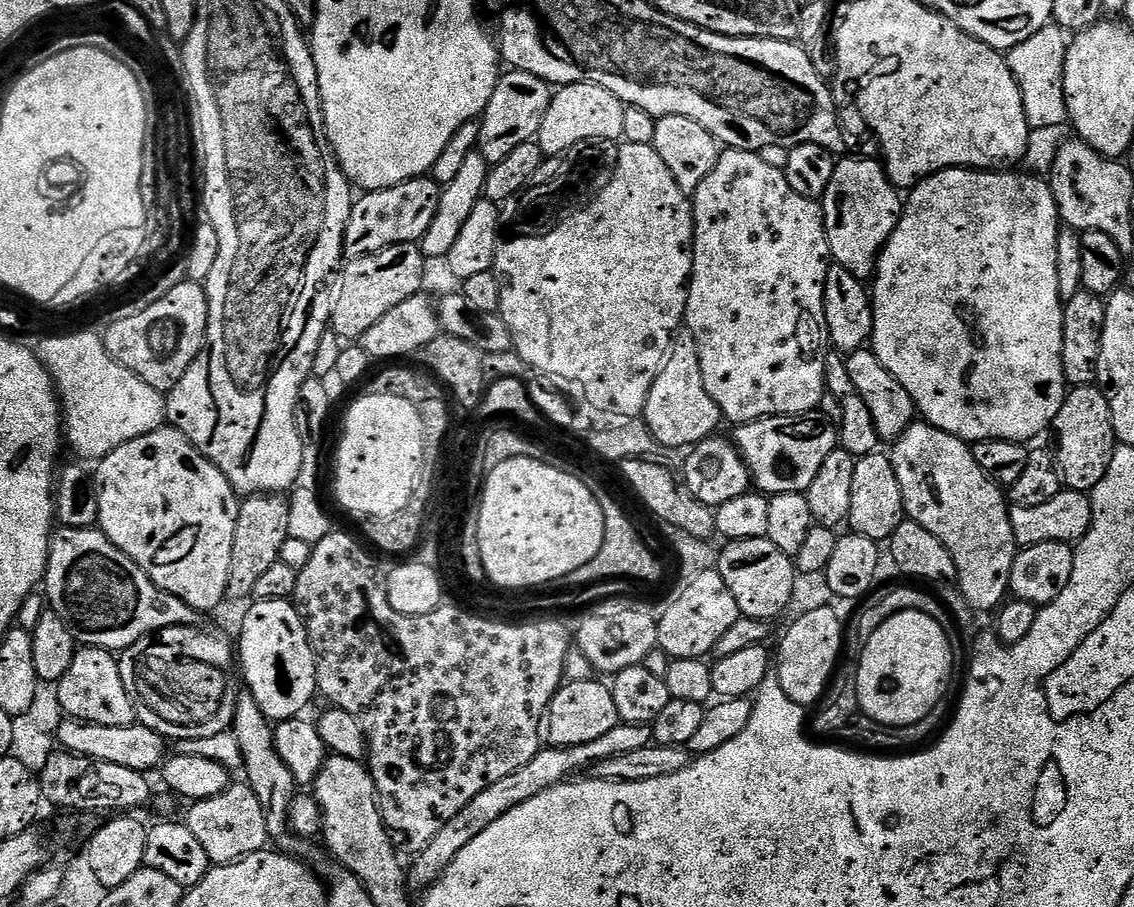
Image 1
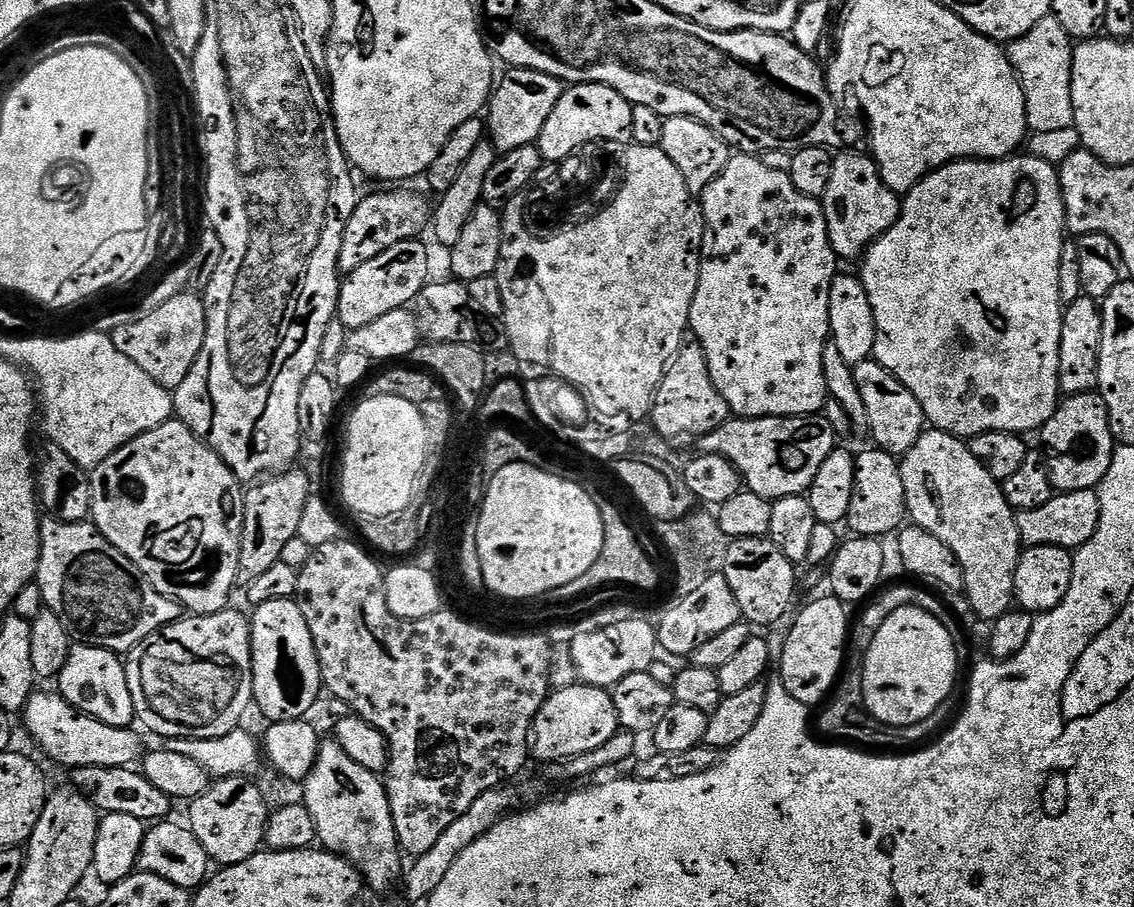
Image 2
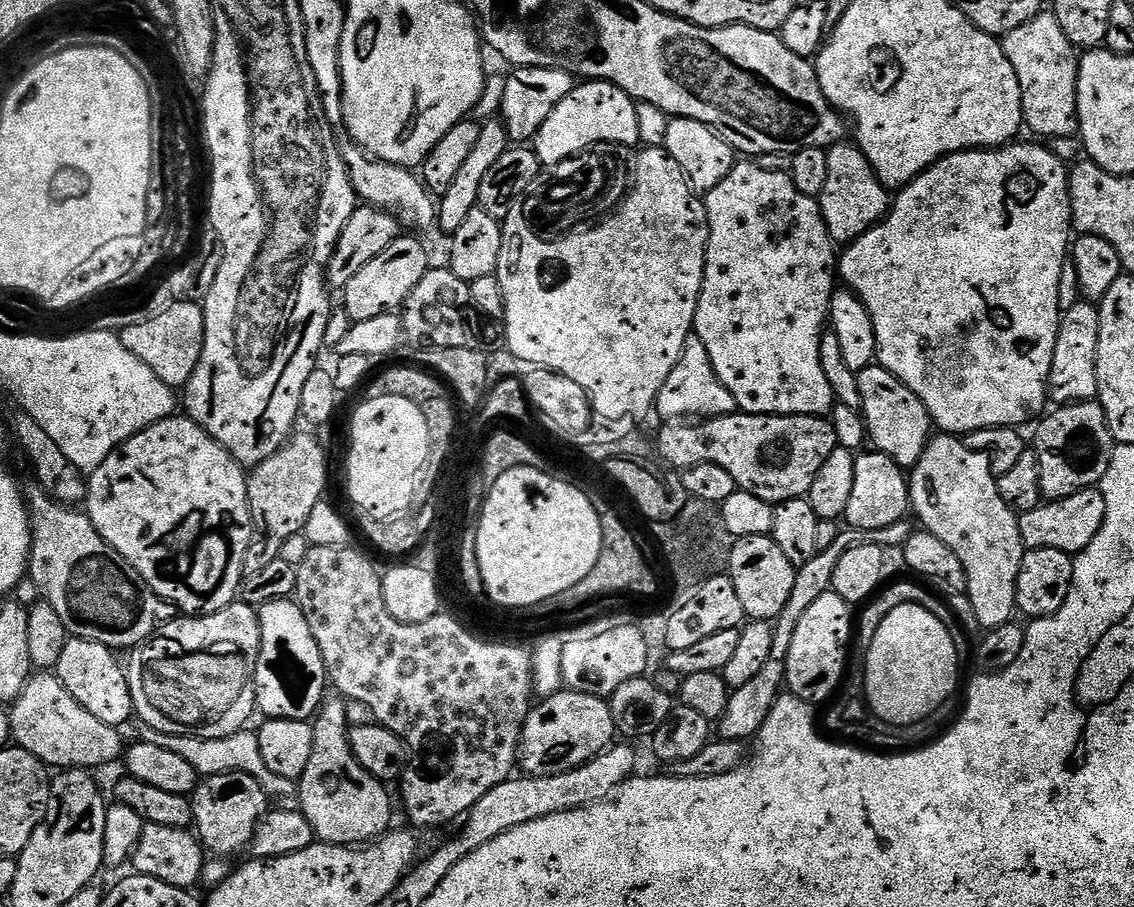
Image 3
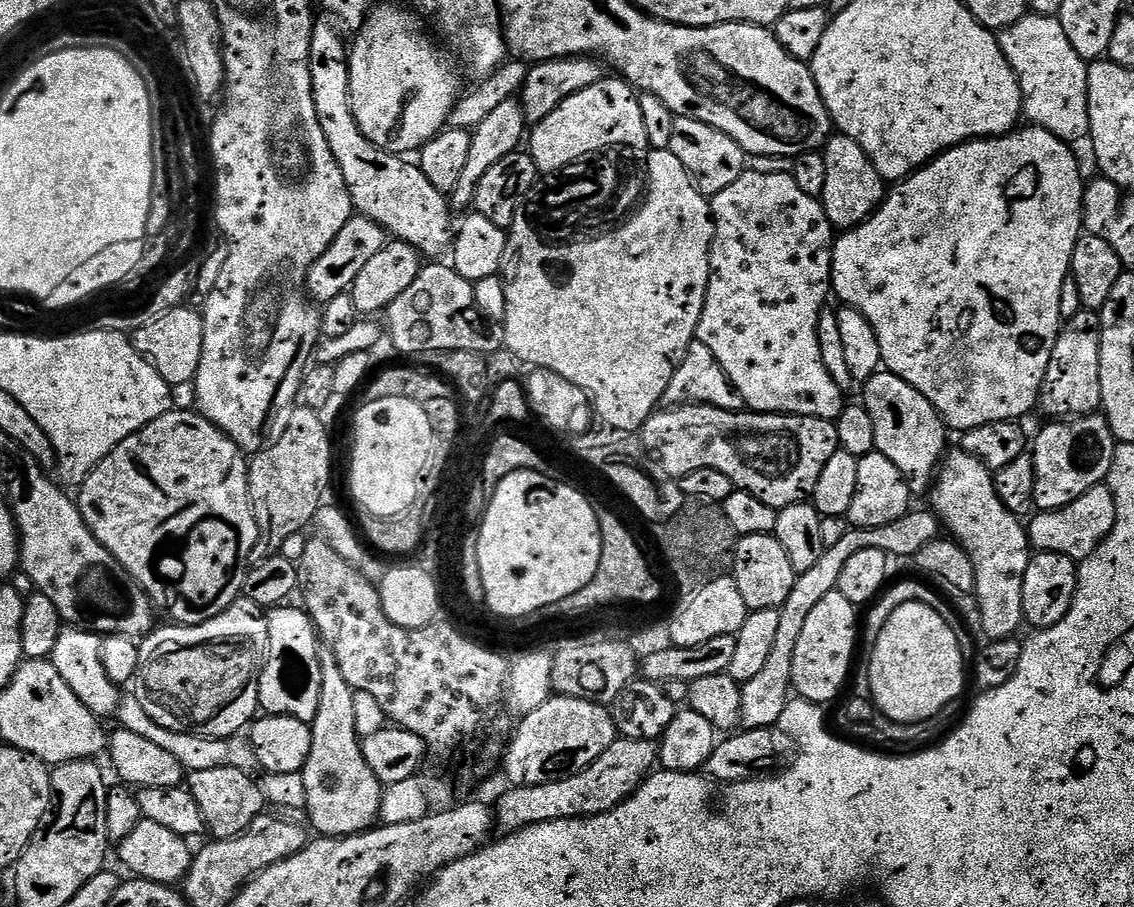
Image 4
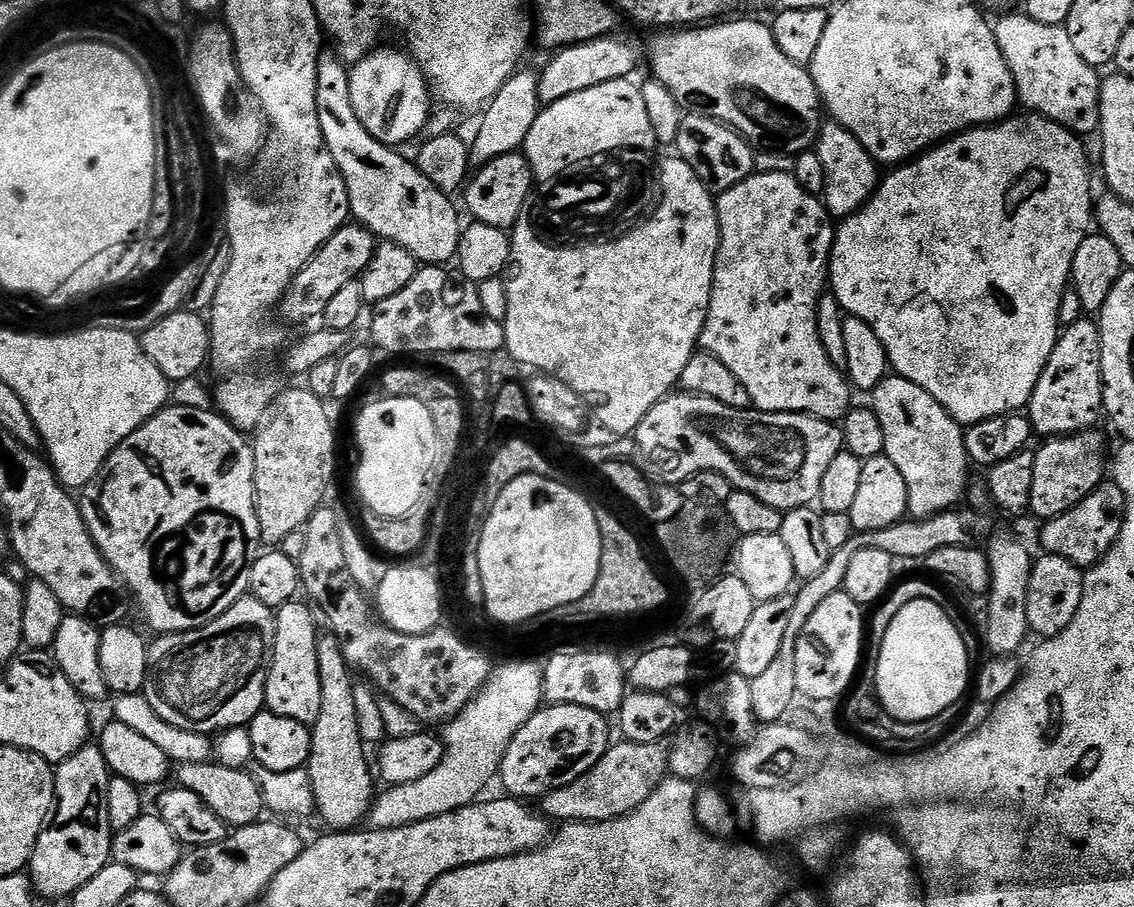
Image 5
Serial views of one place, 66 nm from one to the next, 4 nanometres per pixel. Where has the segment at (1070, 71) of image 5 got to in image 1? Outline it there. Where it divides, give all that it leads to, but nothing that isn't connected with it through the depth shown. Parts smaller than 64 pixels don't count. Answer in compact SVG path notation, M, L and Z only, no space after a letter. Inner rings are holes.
M1053 22L1006 53L1010 70L1020 87L1022 106L1026 110L1029 129L1056 128L1059 124L1069 123L1064 93L1064 67L1069 43L1069 33Z

